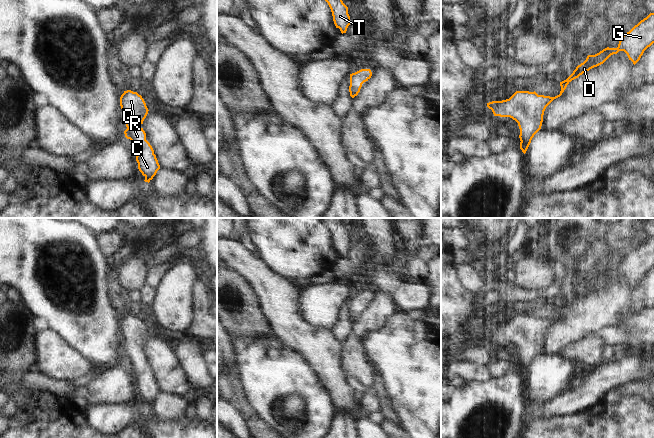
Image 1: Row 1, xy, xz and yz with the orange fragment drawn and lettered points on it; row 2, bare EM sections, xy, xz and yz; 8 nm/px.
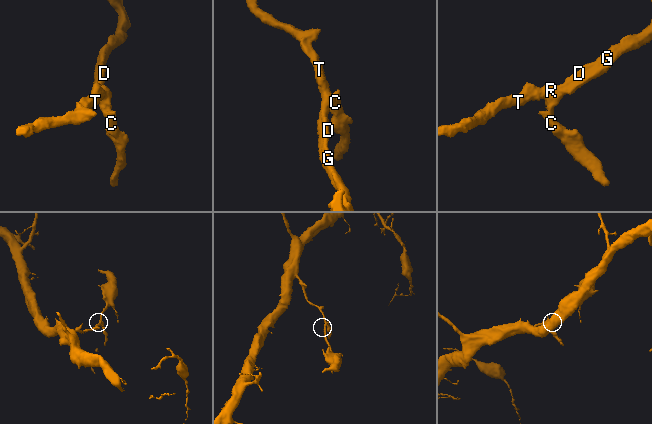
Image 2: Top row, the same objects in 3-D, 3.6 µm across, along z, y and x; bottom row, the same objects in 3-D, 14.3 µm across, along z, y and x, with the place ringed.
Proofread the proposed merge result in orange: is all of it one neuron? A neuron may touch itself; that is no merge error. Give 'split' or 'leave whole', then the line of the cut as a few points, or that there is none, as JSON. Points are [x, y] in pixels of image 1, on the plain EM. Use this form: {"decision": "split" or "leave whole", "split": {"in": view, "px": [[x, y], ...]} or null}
{"decision": "leave whole", "split": null}

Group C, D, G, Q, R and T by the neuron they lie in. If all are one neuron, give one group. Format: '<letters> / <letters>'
C D G Q R T

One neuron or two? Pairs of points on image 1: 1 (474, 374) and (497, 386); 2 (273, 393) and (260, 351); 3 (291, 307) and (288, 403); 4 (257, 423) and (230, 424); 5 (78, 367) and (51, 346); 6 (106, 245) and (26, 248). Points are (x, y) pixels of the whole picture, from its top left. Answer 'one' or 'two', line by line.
1: two
2: one
3: two
4: two
5: one
6: two

